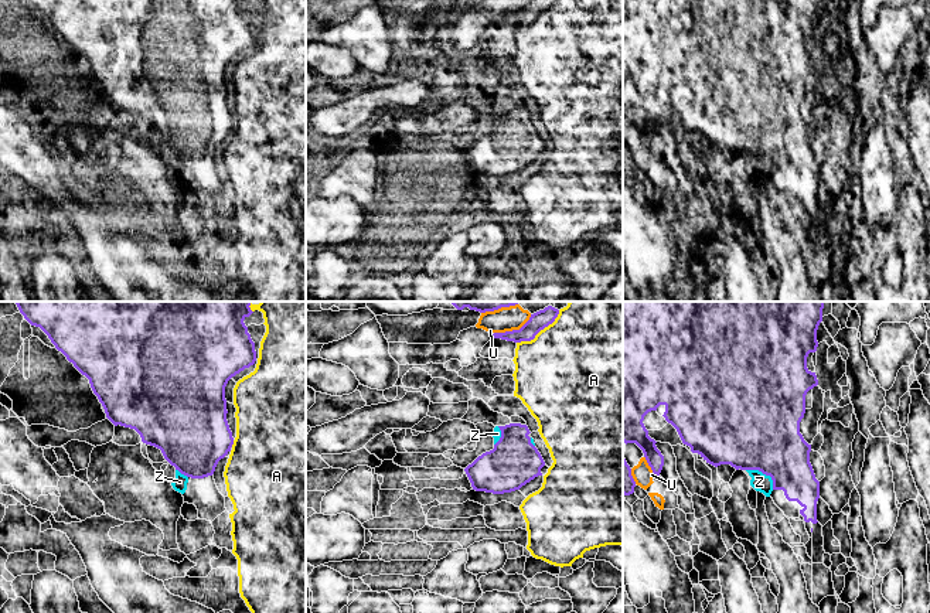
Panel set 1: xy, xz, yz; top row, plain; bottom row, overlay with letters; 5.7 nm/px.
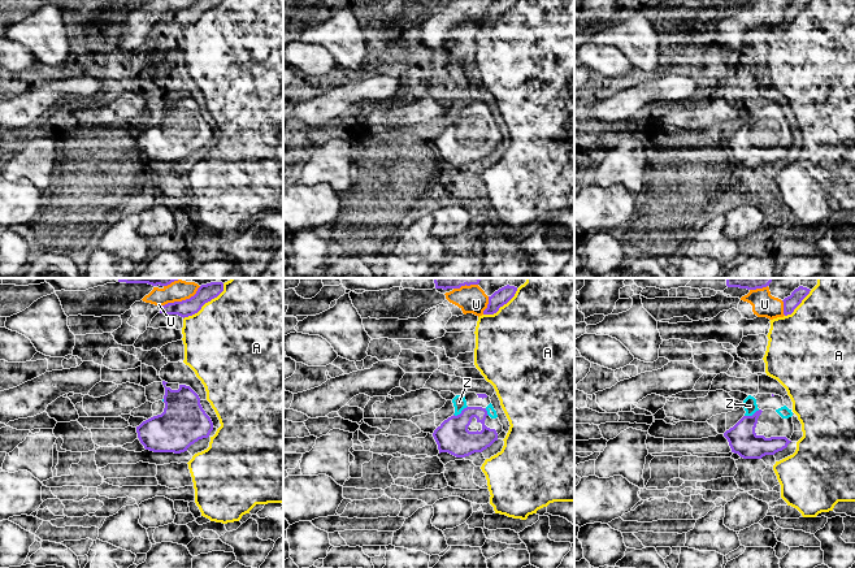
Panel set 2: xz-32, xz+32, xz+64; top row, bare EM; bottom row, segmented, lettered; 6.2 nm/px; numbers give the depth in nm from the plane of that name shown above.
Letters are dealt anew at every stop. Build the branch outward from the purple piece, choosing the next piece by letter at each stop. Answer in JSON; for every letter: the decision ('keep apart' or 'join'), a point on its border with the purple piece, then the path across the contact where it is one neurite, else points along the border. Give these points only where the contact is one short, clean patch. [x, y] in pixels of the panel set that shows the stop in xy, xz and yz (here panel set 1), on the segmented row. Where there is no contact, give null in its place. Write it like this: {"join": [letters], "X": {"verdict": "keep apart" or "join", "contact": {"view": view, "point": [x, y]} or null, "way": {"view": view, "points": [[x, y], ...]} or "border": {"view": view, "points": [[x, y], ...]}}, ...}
{"join": ["Z"], "A": {"verdict": "keep apart", "contact": {"view": "xz", "point": [540, 330]}}, "U": {"verdict": "keep apart", "contact": {"view": "xz", "point": [513, 330]}}, "Z": {"verdict": "join", "contact": {"view": "yz", "point": [765, 473]}}}

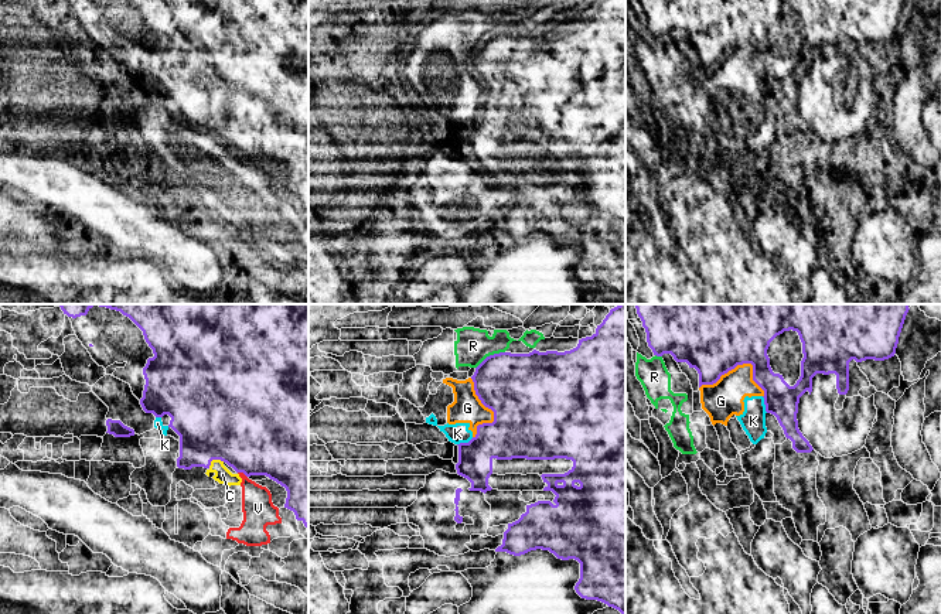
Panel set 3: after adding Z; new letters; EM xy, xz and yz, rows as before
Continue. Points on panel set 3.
{"join": [], "C": {"verdict": "keep apart", "contact": {"view": "xy", "point": [214, 459]}, "border": {"view": "xy", "points": [[224, 461], [212, 460], [208, 467]]}}, "G": {"verdict": "keep apart", "contact": {"view": "yz", "point": [740, 364]}}, "K": {"verdict": "keep apart", "contact": {"view": "yz", "point": [766, 405]}}, "R": {"verdict": "keep apart", "contact": {"view": "xz", "point": [490, 355]}}, "V": {"verdict": "keep apart", "contact": {"view": "xy", "point": [242, 471]}}}

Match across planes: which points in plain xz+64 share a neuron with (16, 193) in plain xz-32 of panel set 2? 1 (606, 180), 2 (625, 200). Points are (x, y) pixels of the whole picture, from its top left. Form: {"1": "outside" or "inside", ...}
{"1": "outside", "2": "inside"}

